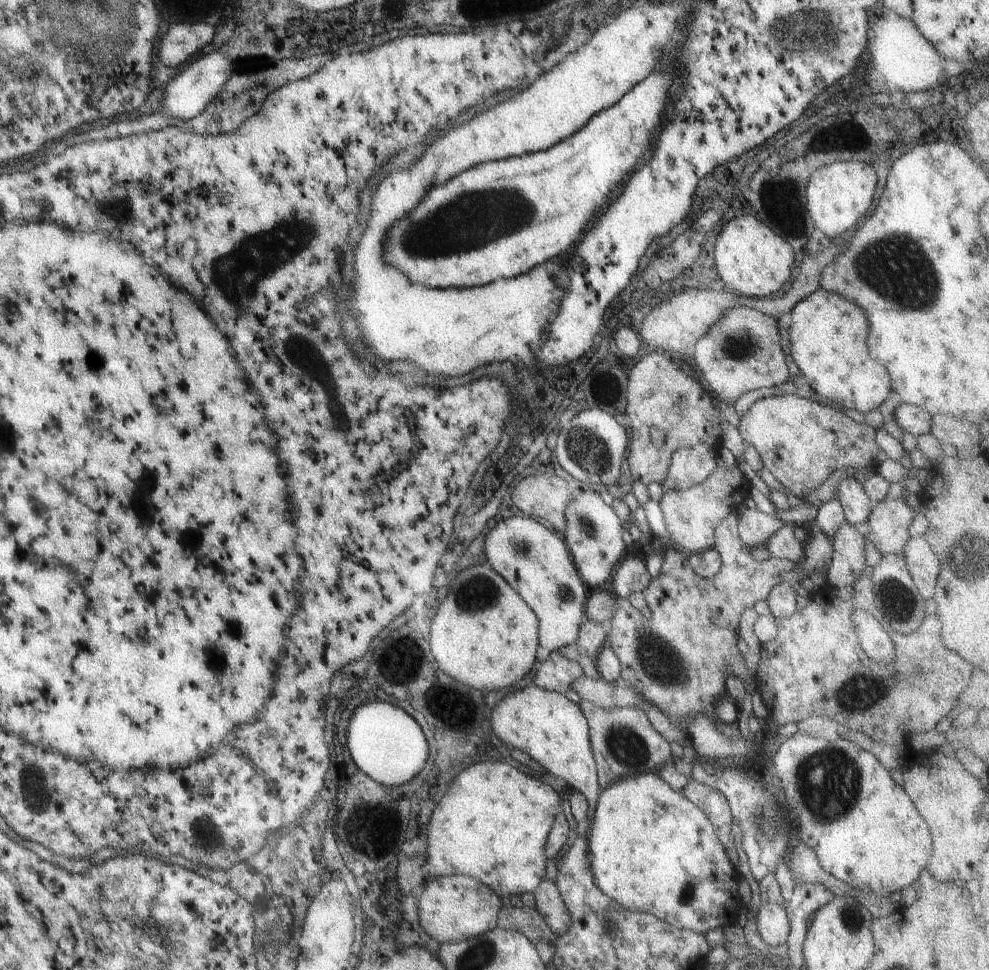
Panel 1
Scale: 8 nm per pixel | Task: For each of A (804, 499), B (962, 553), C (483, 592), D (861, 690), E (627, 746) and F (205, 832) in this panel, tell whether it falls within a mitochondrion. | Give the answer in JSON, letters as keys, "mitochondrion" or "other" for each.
{"A":"other","B":"mitochondrion","C":"mitochondrion","D":"mitochondrion","E":"mitochondrion","F":"mitochondrion"}

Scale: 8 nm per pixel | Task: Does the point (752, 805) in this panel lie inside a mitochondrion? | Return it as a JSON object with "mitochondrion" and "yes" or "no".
{"mitochondrion":"yes"}

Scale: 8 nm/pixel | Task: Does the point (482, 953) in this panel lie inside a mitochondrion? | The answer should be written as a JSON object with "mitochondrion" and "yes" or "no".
{"mitochondrion":"yes"}

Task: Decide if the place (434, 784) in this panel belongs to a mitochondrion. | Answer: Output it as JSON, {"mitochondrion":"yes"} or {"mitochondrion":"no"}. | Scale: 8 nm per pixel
{"mitochondrion":"no"}

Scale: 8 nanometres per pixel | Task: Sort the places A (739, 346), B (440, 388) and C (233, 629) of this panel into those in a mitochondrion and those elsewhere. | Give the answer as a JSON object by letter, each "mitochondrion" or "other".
{"A":"mitochondrion","B":"other","C":"other"}

